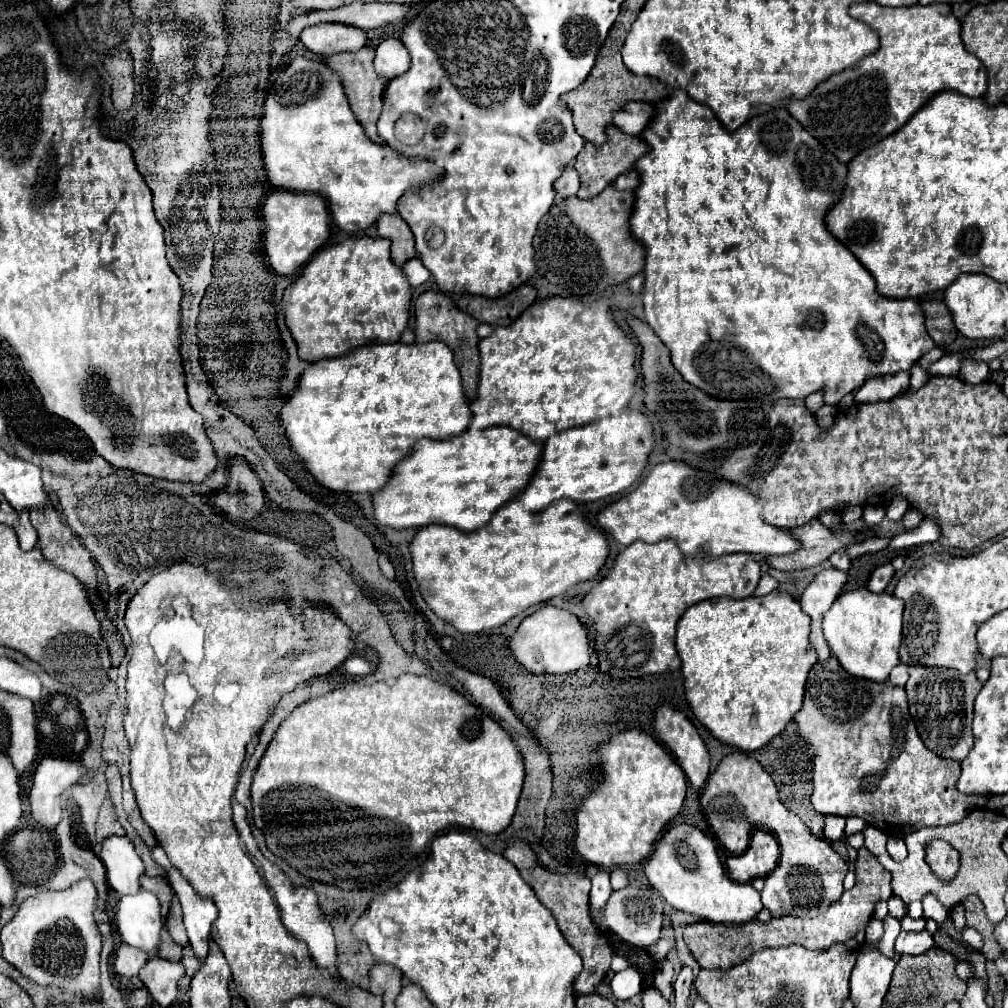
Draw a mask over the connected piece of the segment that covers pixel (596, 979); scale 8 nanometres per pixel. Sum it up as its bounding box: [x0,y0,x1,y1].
[504,842,614,994]

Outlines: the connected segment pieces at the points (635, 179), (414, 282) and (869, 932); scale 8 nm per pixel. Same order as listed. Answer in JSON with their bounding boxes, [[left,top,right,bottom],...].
[[614,168,640,190],[404,258,430,286],[866,918,884,944]]

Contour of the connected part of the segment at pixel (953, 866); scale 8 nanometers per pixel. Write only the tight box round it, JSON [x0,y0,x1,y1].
[926,838,960,882]

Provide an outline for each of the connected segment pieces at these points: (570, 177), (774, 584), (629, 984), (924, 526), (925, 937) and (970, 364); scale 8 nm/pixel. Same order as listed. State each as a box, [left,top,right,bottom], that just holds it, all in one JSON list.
[[554,166,580,198],[756,574,778,596],[610,968,642,1000],[890,520,940,550],[894,930,934,954],[960,360,988,384]]

